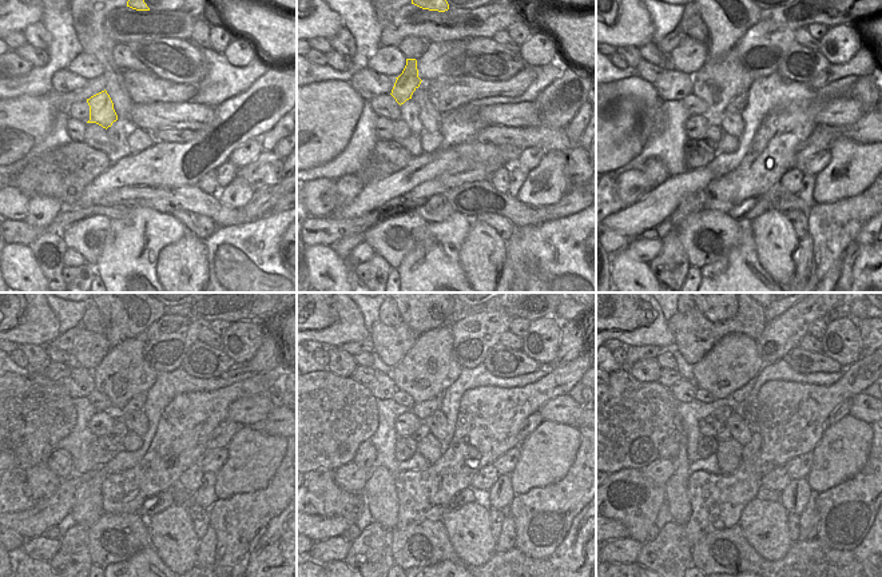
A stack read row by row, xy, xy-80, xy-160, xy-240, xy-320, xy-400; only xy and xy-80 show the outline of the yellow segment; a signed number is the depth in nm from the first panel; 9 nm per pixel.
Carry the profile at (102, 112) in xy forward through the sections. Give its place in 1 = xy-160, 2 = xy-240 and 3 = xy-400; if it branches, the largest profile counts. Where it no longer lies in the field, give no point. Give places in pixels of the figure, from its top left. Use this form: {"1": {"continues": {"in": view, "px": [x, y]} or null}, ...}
{"1": {"continues": {"in": "xy-160", "px": [727, 20]}}, "2": {"continues": {"in": "xy-240", "px": [123, 319]}}, "3": {"continues": {"in": "xy-400", "px": [715, 319]}}}

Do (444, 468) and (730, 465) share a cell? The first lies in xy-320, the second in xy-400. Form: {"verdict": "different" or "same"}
{"verdict": "different"}

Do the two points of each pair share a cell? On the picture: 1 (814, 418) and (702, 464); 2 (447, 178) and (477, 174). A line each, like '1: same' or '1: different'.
1: different
2: same

